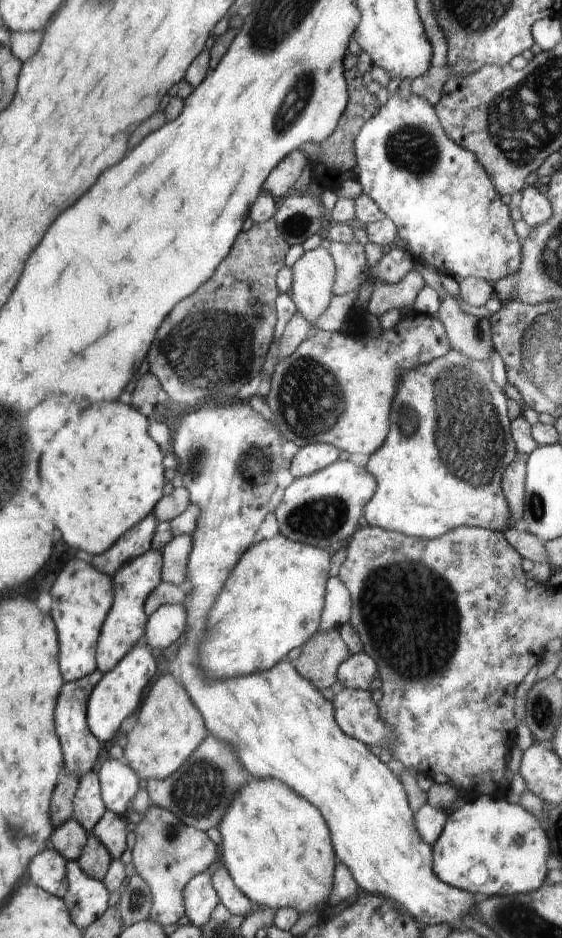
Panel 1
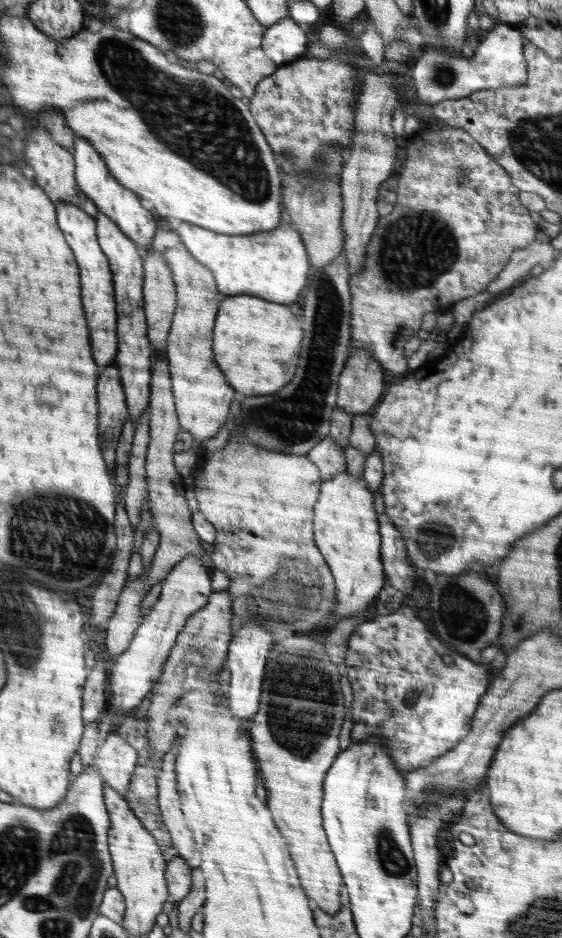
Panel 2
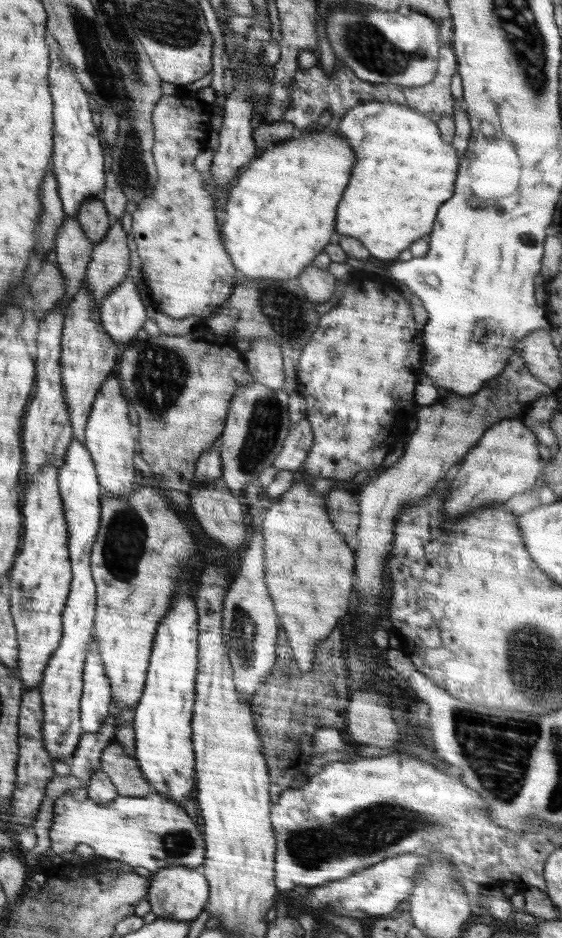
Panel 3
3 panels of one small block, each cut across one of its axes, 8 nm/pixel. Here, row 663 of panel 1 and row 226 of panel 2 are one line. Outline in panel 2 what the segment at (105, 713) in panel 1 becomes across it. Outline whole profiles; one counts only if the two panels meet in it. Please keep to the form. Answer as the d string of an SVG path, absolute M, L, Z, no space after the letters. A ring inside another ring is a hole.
M76 136L74 139L73 157L75 160L75 180L78 187L89 196L96 204L96 208L126 233L138 247L142 247L144 253L150 249L152 236L156 232L156 221L152 218L150 210L142 208L142 202L138 193L121 186L117 178L110 172L109 165L104 157L94 148L94 145L84 137Z

